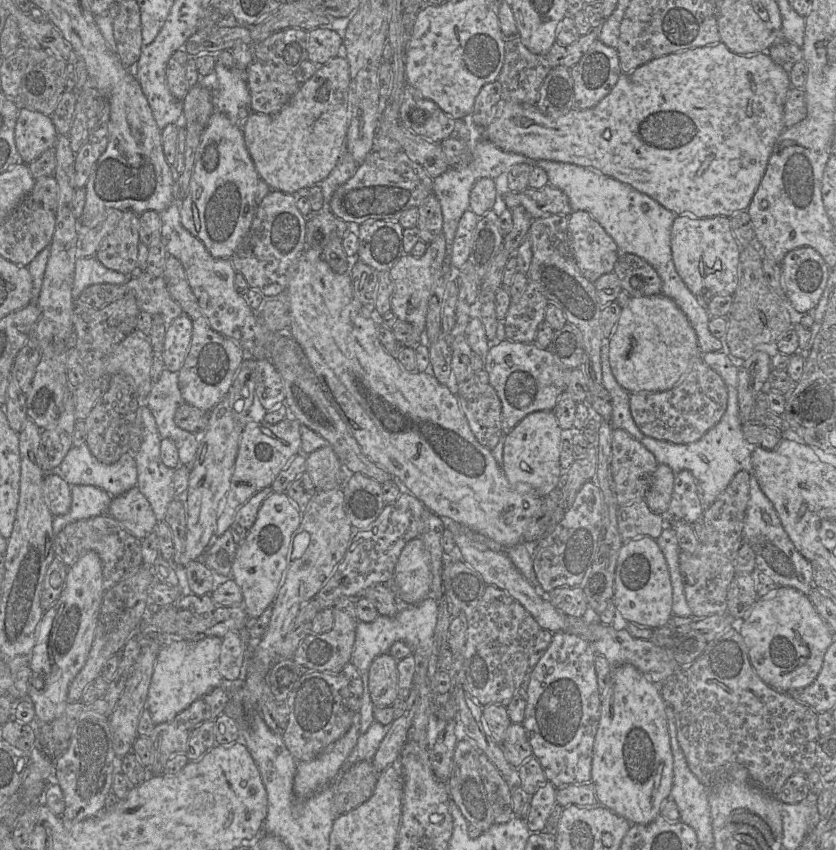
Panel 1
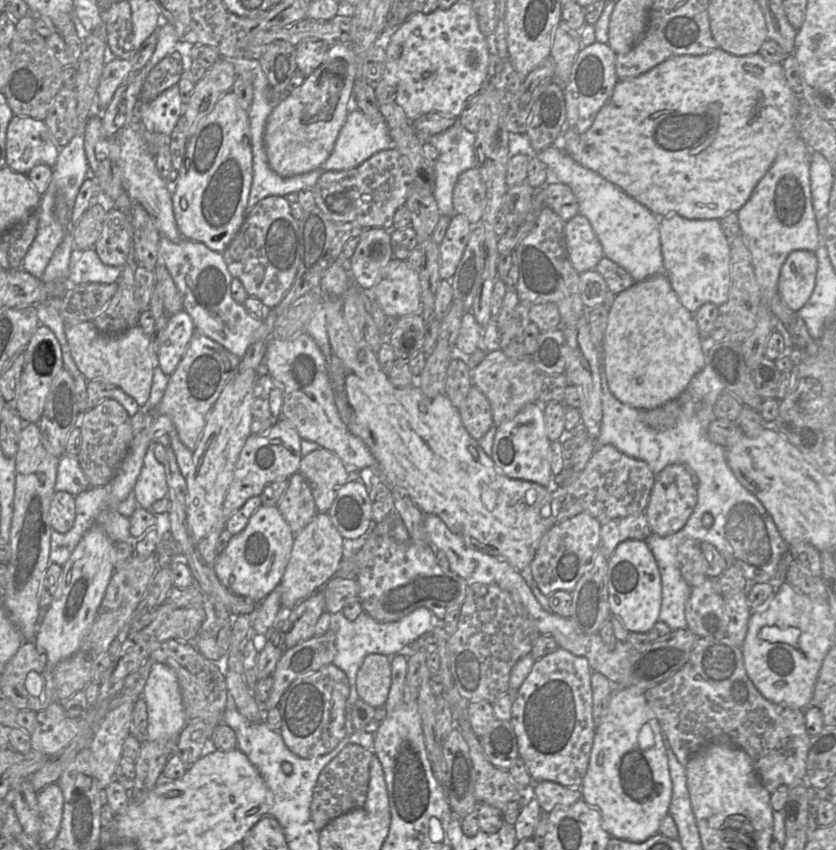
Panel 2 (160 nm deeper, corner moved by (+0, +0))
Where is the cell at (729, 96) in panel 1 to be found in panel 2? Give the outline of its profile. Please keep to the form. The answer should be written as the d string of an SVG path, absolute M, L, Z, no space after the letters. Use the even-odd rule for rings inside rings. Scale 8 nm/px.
M716 48L703 55L671 57L637 77L619 80L609 101L600 109L590 128L581 134L565 128L559 144L577 163L598 173L658 217L679 215L689 220L720 220L729 213L737 213L746 204L775 161L783 142L789 137L796 137L800 99L789 86L782 63L768 62L758 53L736 56Z

